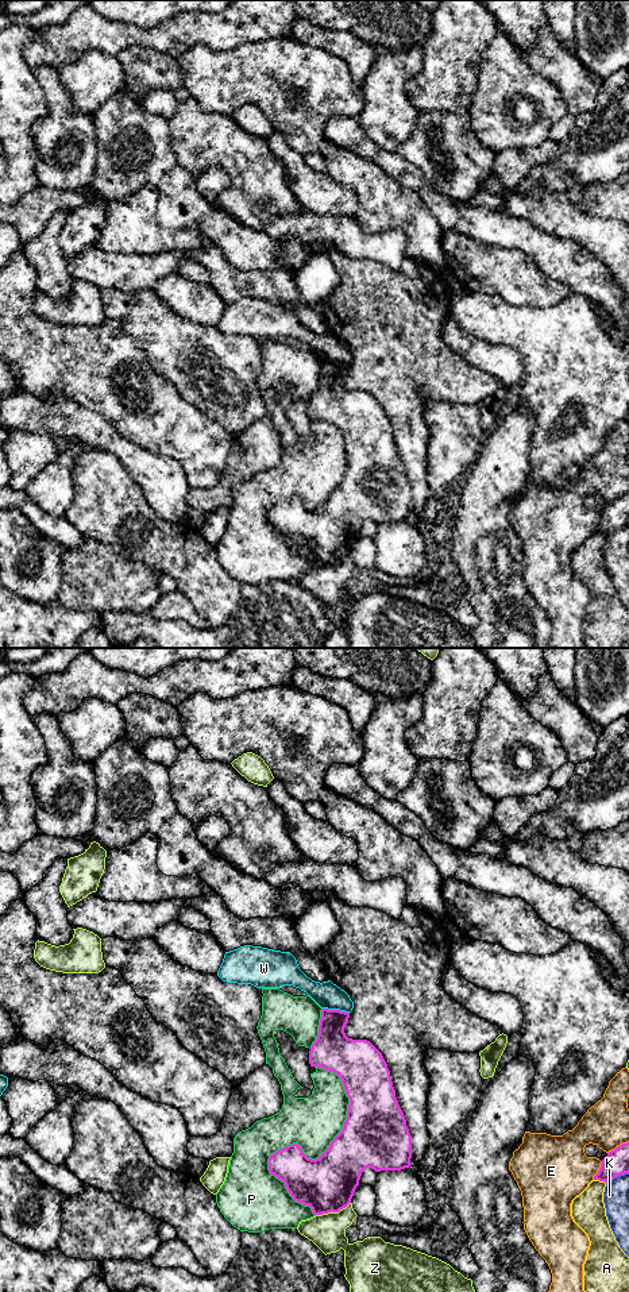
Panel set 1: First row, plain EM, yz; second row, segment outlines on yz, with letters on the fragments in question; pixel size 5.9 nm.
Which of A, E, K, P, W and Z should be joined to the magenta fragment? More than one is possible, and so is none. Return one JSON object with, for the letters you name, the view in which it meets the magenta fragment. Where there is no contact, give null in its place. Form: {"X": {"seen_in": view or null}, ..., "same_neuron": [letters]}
{"same_neuron": []}

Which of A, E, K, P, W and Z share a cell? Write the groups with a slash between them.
A / E / K / P / W Z

